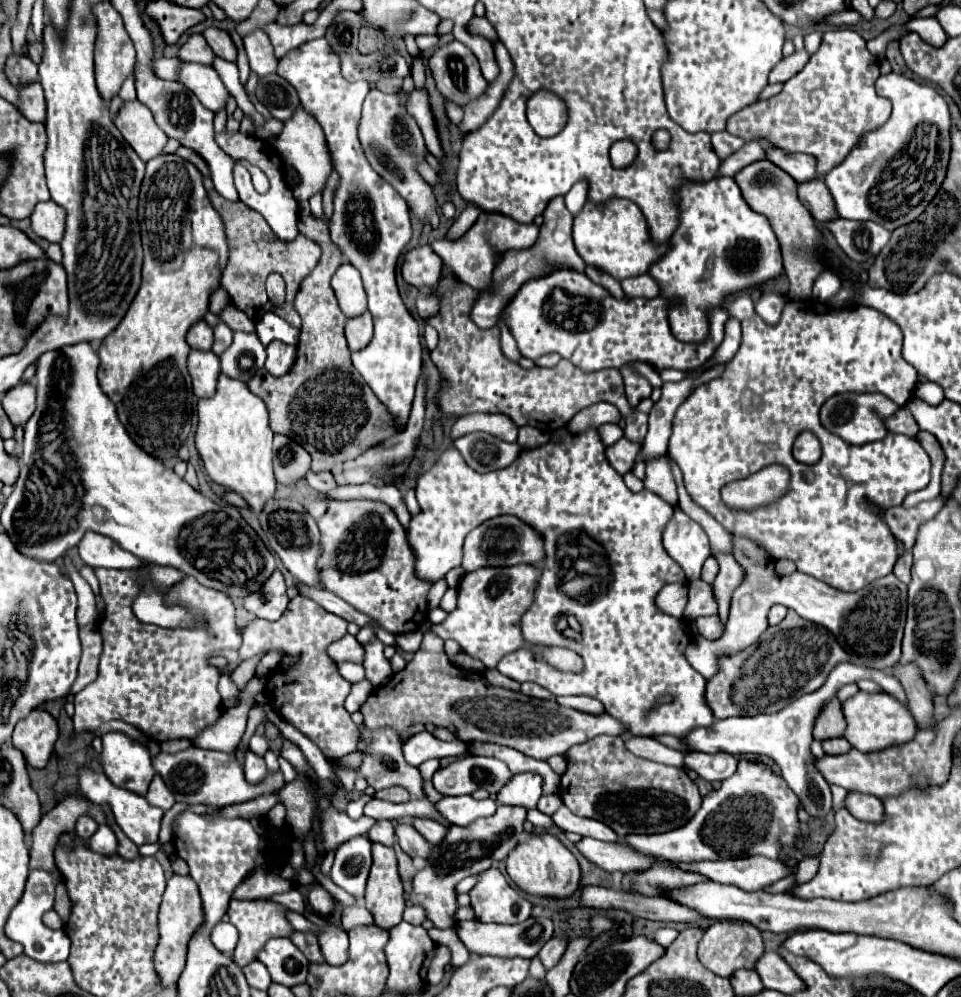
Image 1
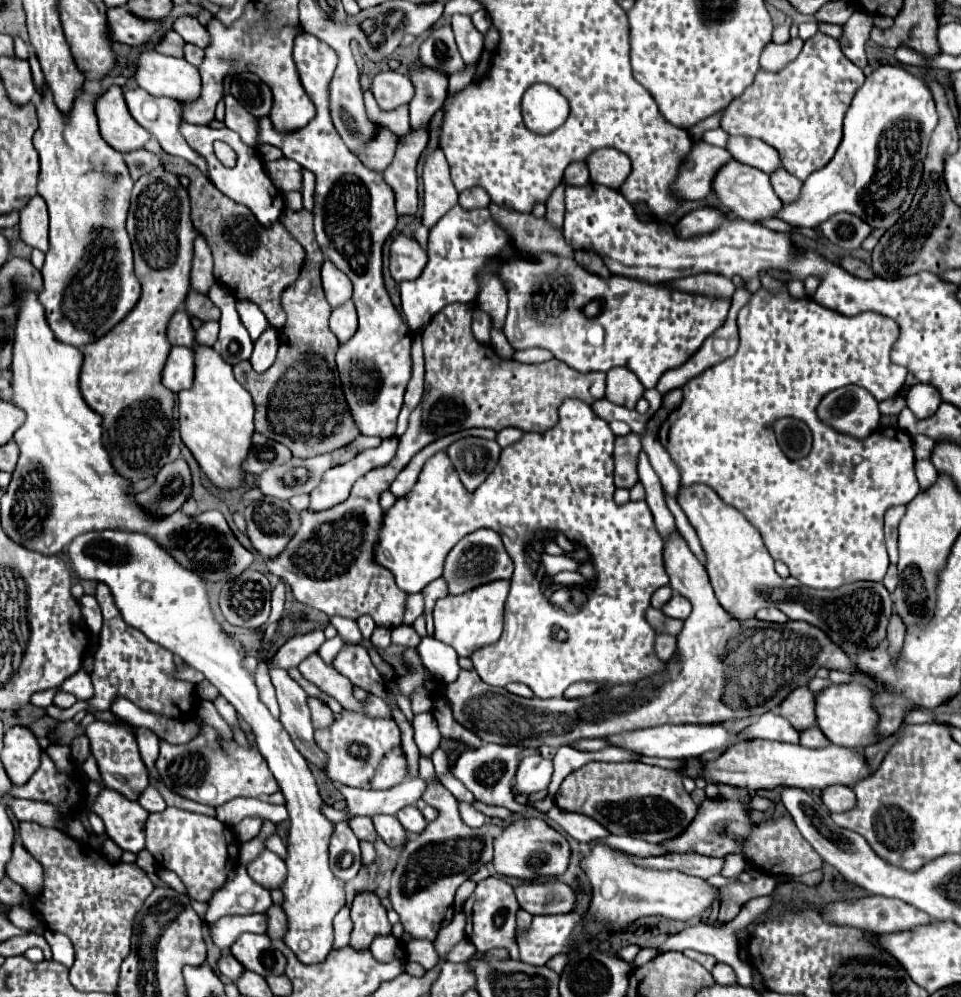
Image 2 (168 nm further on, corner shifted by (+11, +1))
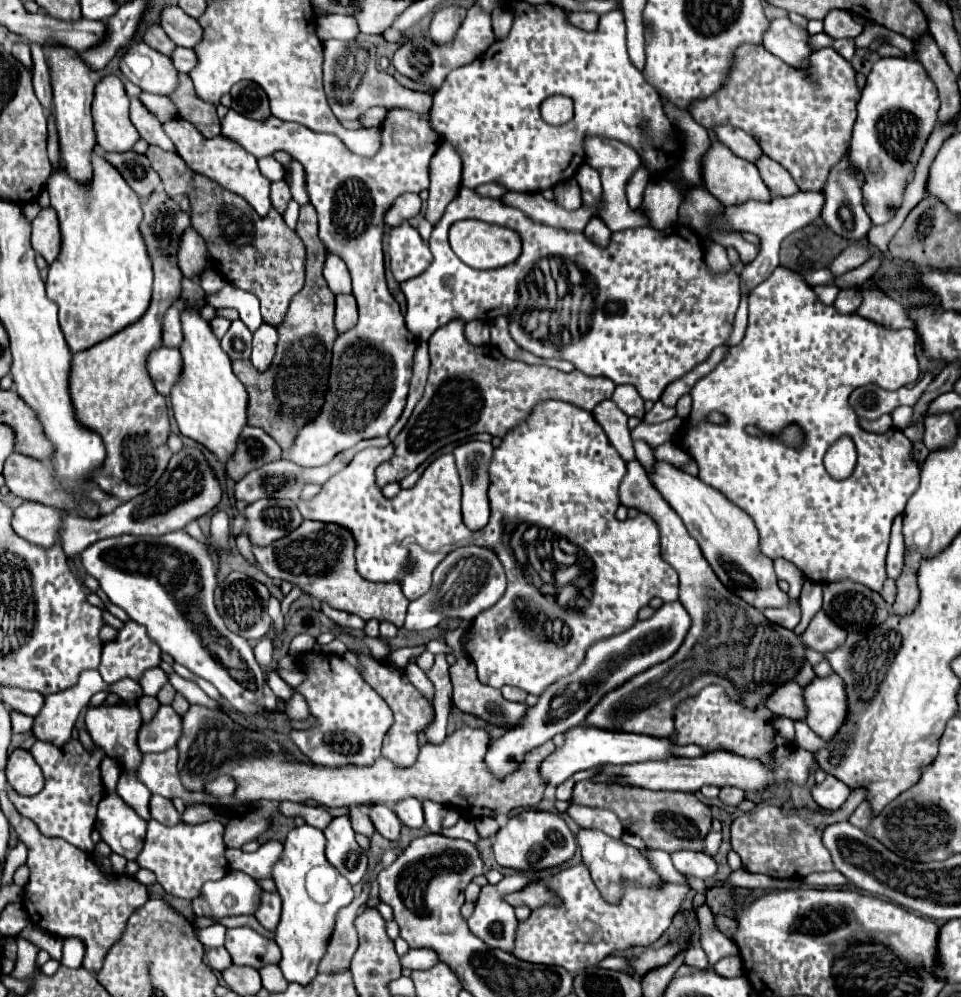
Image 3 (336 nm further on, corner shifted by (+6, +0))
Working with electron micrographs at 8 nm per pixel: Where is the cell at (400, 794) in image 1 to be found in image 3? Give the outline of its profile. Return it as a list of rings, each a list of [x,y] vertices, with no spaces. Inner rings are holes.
[[[356,652],[356,654],[358,654],[362,678],[386,700],[386,704],[394,712],[394,724],[390,726],[390,730],[384,736],[382,756],[386,756],[394,764],[404,764],[404,766],[414,764],[414,760],[418,756],[418,734],[424,732],[430,726],[430,722],[434,720],[432,702],[420,690],[414,688],[414,684],[408,680],[404,670],[396,670],[386,660],[376,660],[370,654],[364,654],[364,652]]]

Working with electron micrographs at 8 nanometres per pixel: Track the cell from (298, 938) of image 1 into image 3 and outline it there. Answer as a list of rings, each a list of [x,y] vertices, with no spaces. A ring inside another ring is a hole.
[[[260,892],[260,904],[254,912],[256,920],[270,932],[274,932],[274,928],[278,926],[278,916],[282,910],[282,900],[278,896],[278,892]]]

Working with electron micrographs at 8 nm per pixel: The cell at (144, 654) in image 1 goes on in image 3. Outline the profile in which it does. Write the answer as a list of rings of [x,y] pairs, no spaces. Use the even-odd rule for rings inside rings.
[[[132,620],[118,632],[118,640],[104,644],[100,676],[106,684],[114,684],[122,678],[140,680],[140,676],[160,664],[160,648],[150,640],[146,630]]]

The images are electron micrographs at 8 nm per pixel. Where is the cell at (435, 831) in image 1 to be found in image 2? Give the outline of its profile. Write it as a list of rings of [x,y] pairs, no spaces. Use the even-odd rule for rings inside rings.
[[[415,805],[401,809],[401,811],[397,813],[397,819],[401,821],[401,825],[403,825],[409,833],[415,833],[415,835],[419,835],[419,833],[427,827],[425,817],[421,815],[421,811],[419,811]]]

